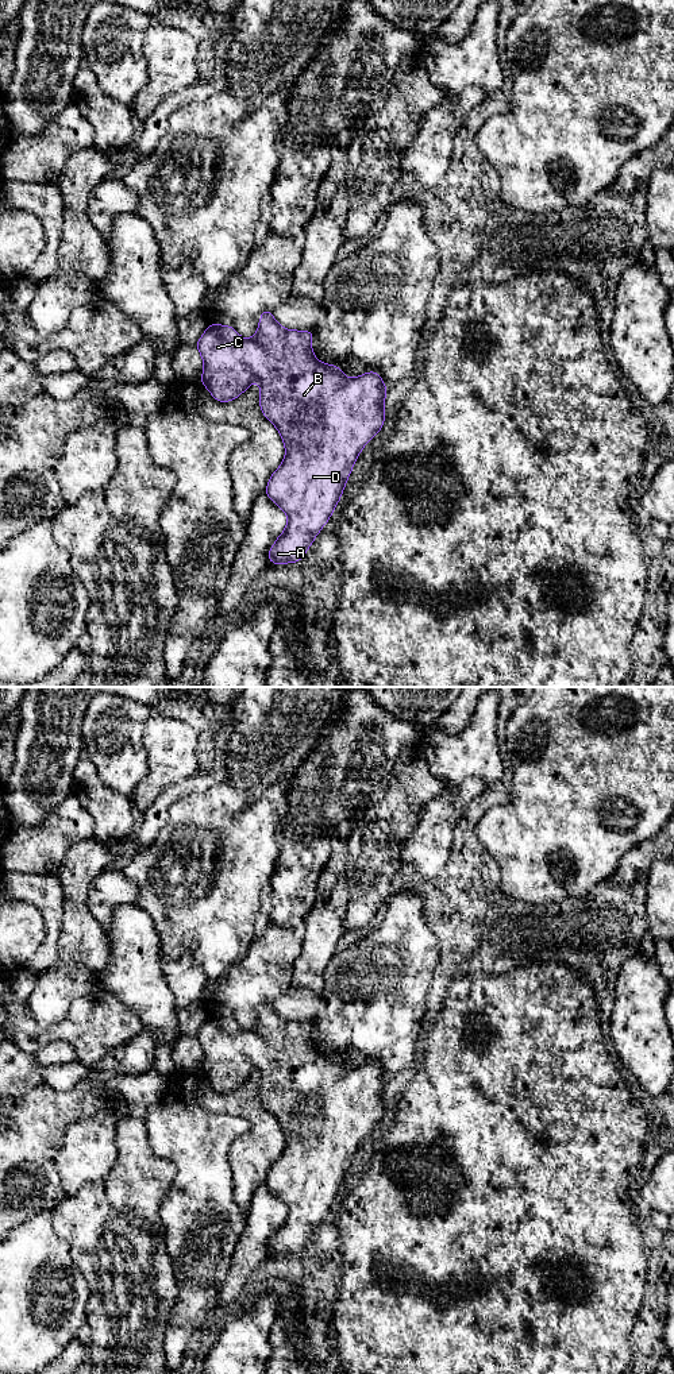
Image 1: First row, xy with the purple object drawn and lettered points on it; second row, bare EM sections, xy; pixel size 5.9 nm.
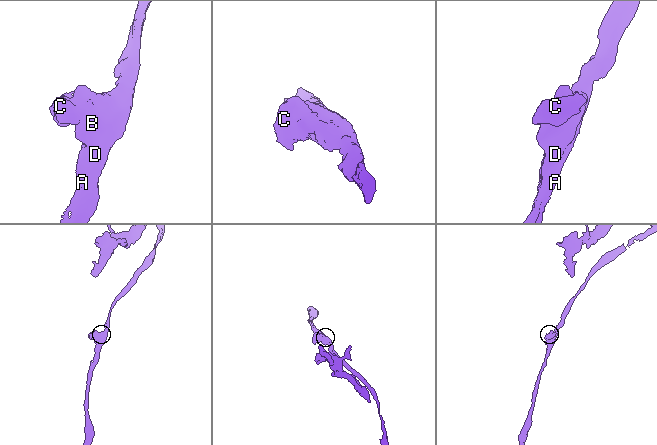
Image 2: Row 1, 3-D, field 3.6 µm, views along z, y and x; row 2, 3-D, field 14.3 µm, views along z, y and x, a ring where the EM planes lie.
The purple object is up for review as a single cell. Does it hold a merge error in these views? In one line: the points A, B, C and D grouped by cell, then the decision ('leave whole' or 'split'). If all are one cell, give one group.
groups A B C D; leave whole

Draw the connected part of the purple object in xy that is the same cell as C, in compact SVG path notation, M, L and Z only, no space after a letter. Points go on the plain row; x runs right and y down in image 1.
M263 1001L255 1026L243 1030L231 1016L209 1015L196 1038L203 1049L201 1076L219 1093L236 1091L253 1073L261 1077L259 1097L266 1111L281 1124L285 1149L271 1165L266 1186L288 1207L284 1223L269 1240L269 1254L282 1257L297 1254L305 1246L315 1228L328 1213L343 1185L353 1157L362 1139L381 1122L385 1114L385 1087L388 1078L375 1062L347 1069L335 1055L317 1051L312 1042L313 1022L292 1022L280 1016L270 1001Z

